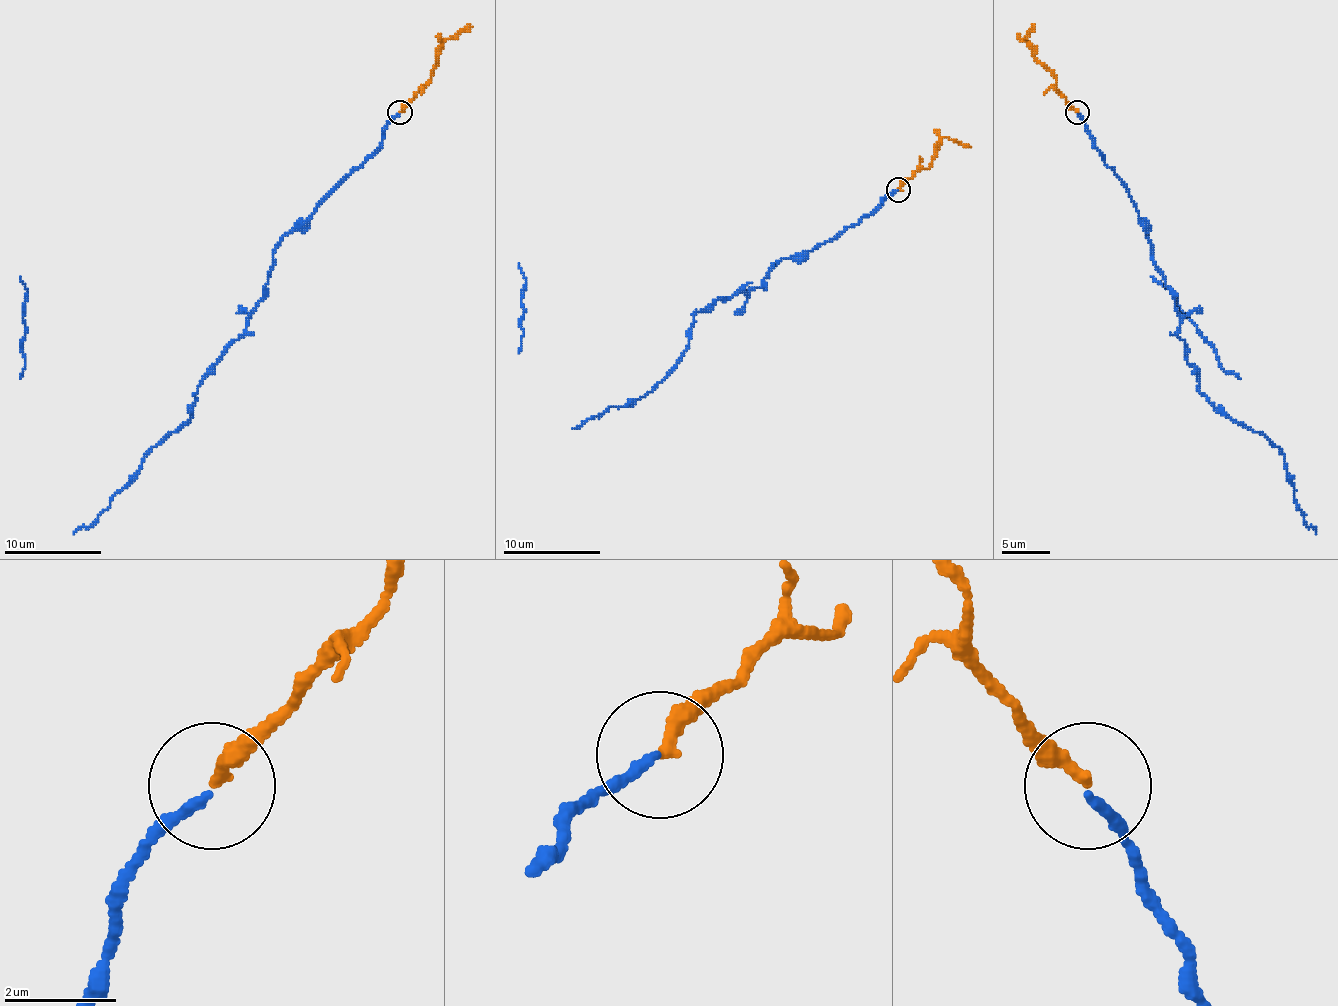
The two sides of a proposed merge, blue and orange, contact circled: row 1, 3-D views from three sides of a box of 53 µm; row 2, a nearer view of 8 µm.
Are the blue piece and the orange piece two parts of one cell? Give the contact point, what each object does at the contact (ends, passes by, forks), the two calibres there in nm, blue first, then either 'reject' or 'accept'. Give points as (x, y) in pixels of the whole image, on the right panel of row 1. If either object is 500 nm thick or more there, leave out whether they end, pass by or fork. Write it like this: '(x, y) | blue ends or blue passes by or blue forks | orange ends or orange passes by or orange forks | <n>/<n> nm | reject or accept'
(1077, 112) | blue ends | orange ends | 170/240 nm | reject

